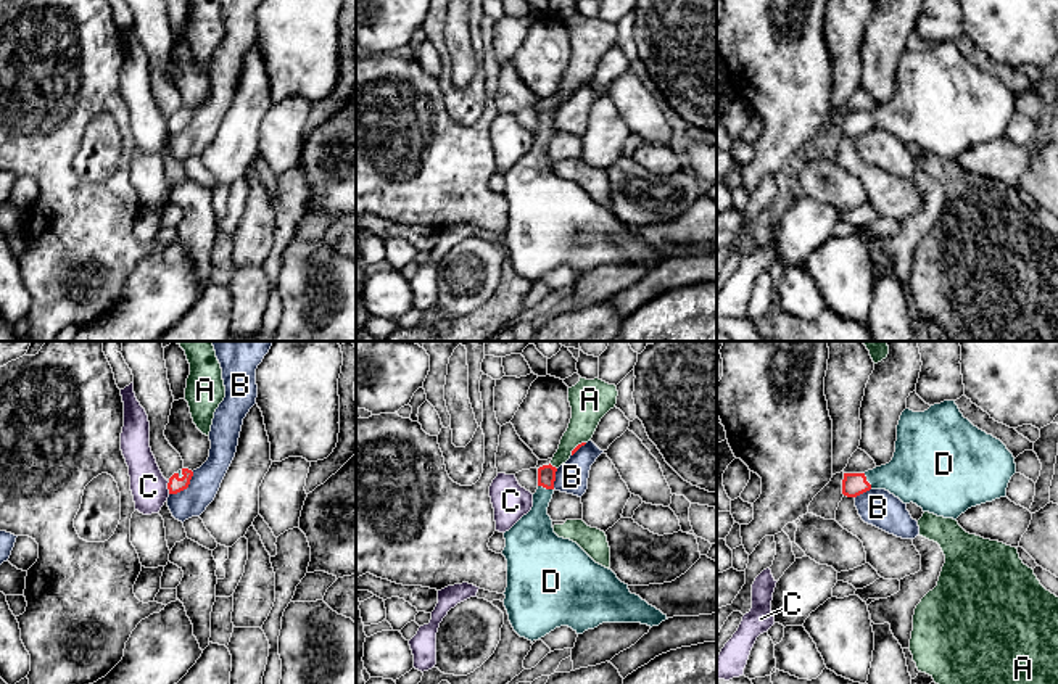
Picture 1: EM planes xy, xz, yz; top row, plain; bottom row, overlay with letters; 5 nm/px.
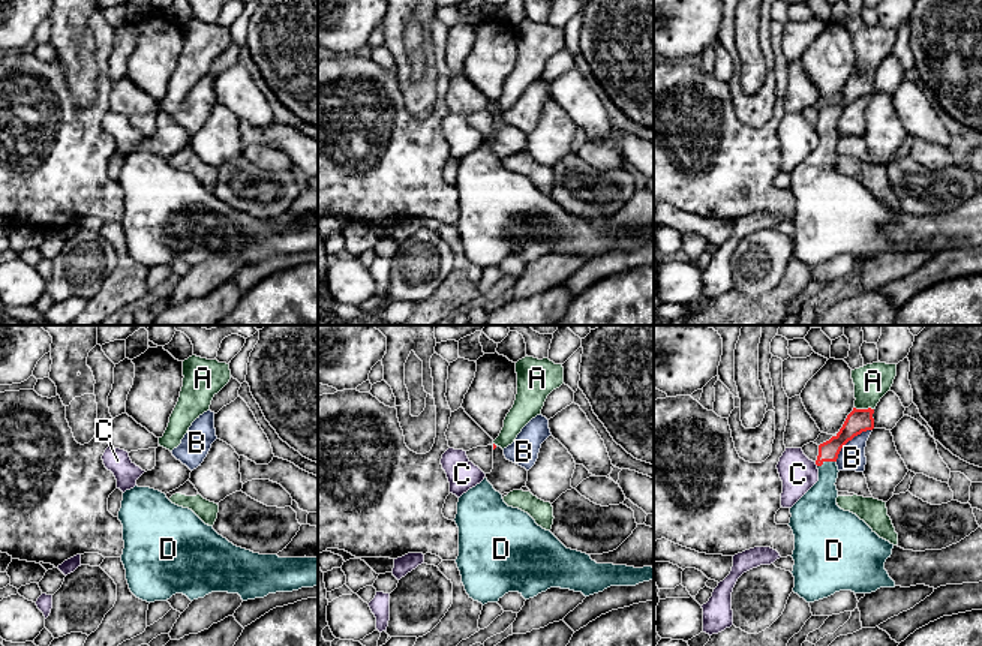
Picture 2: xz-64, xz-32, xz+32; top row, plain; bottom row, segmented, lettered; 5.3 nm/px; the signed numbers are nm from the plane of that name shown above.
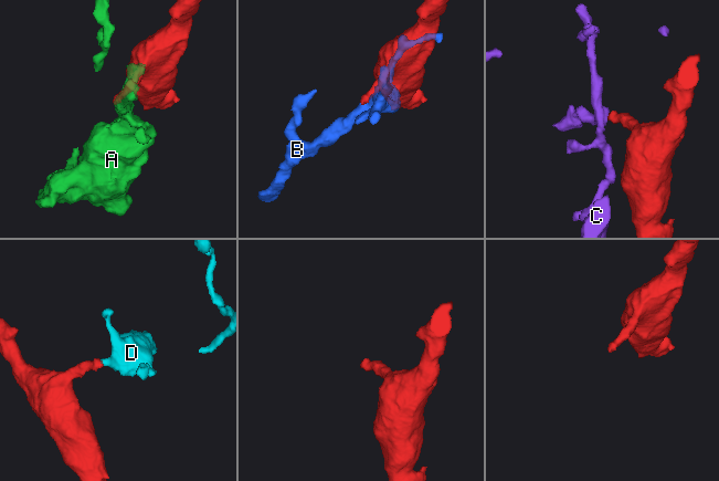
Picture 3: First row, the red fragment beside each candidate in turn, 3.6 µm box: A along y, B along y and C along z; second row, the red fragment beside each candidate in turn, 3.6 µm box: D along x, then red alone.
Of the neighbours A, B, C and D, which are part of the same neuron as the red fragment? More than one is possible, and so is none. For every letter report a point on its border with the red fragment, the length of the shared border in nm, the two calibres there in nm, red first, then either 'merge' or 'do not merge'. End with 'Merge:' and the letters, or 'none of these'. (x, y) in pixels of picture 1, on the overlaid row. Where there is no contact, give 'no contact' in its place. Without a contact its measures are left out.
A: meets red in xz at (551, 465); contact 50 nm long; 100 nm thick on the red side, 140 nm on the other; do not merge
B: meets red in xy at (185, 488); contact 170 nm long; 80 nm thick on the red side, 150 nm on the other; do not merge
C: meets red in xy at (168, 488); contact 60 nm long; 80 nm thick on the red side, 180 nm on the other; do not merge
D: meets red in xz at (546, 488); contact 80 nm long; 100 nm thick on the red side, 220 nm on the other; merge
Merge: D

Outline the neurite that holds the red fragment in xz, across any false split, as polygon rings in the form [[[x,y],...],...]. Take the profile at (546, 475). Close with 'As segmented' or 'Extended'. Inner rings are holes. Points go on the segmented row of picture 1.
[[[551,464],[538,468],[538,489],[533,494],[531,510],[504,533],[502,555],[507,560],[504,607],[514,631],[533,642],[560,626],[583,634],[602,623],[641,623],[652,628],[668,620],[660,610],[631,594],[628,584],[612,570],[596,563],[577,542],[554,533],[548,507],[554,494],[556,472]]]. Extended

